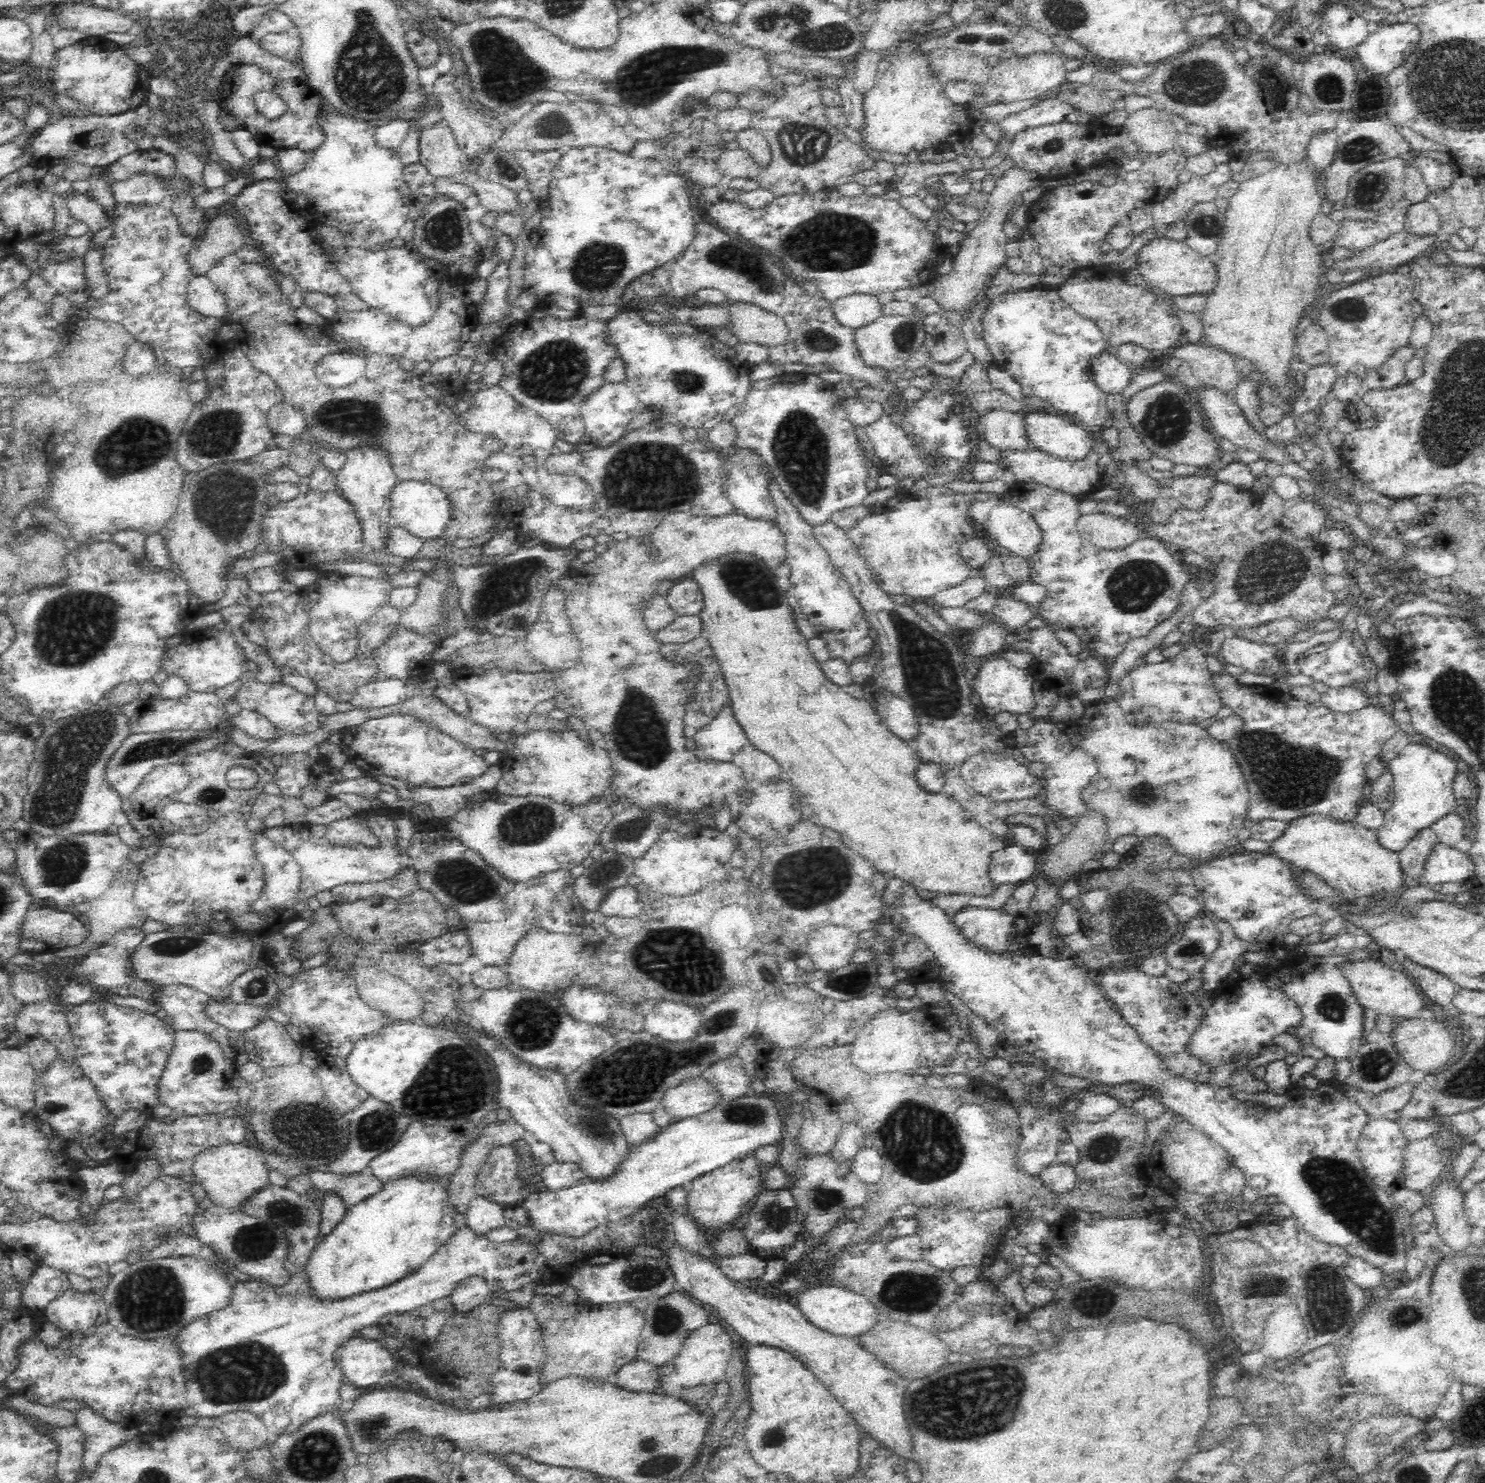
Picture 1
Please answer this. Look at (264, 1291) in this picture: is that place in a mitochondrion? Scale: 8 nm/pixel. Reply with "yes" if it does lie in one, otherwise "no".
no

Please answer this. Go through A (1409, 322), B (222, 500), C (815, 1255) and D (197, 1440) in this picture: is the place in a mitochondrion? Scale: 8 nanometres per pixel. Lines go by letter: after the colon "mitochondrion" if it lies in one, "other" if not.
A: other
B: mitochondrion
C: other
D: other

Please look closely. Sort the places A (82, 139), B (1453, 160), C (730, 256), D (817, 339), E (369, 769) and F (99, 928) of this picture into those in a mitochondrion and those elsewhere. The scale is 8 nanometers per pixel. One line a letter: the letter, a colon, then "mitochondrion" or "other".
A: other
B: other
C: mitochondrion
D: mitochondrion
E: other
F: other

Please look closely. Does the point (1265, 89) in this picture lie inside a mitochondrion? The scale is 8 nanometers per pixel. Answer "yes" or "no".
no

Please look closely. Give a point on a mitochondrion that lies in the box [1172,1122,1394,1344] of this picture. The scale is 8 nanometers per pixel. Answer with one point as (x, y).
(1329, 1304)

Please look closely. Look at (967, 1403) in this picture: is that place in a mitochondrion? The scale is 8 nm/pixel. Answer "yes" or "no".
yes

